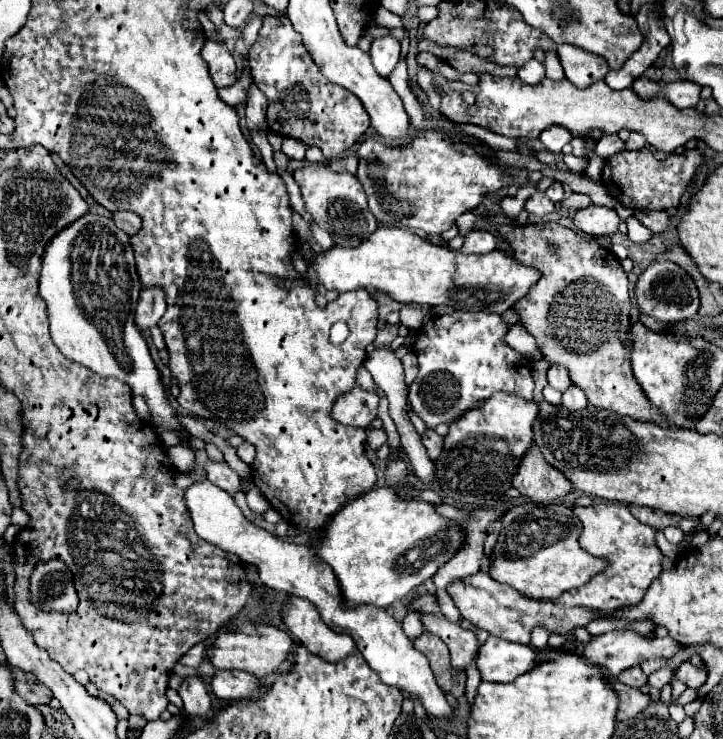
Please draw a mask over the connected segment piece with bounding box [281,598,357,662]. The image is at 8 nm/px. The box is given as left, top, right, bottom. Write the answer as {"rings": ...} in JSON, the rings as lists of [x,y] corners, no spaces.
{"rings":[[[289,598],[283,608],[283,622],[301,646],[311,654],[321,656],[327,662],[341,662],[343,658],[357,652],[355,640],[347,634],[331,630],[321,618],[315,606],[303,598]]]}

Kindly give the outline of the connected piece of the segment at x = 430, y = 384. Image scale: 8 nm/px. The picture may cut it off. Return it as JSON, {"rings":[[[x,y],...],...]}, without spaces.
{"rings":[[[457,310],[425,322],[413,344],[419,358],[419,374],[409,386],[409,394],[415,394],[415,402],[419,402],[415,412],[427,428],[435,428],[441,422],[455,422],[455,418],[501,390],[517,392],[527,400],[533,398],[531,362],[503,342],[505,332],[507,324],[499,314],[491,312]]]}

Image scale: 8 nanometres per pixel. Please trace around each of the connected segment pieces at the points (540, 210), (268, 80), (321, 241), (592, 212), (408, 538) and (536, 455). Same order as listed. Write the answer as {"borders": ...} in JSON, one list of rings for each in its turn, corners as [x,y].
{"borders":[[[[537,192],[535,196],[531,196],[531,198],[527,200],[525,210],[527,210],[529,214],[535,214],[535,216],[547,216],[547,214],[551,214],[551,212],[555,210],[555,204],[553,204],[549,198],[545,198],[541,192]]],[[[263,16],[263,28],[247,58],[253,82],[267,96],[267,122],[273,132],[321,148],[327,160],[339,158],[367,134],[369,116],[359,98],[323,78],[287,16]]],[[[311,224],[311,234],[313,234],[313,238],[315,238],[315,242],[317,242],[319,246],[323,246],[323,248],[331,248],[331,246],[333,246],[331,236],[329,236],[325,230],[321,230],[319,226]]],[[[587,206],[577,210],[577,214],[573,216],[573,224],[579,232],[589,234],[589,236],[609,236],[615,234],[619,230],[621,218],[615,210],[605,208],[605,206]]],[[[383,486],[345,504],[309,546],[333,568],[347,608],[359,604],[387,608],[431,578],[461,544],[463,538],[455,520],[439,516],[429,502],[401,500],[393,488]]],[[[535,446],[523,456],[523,462],[519,464],[519,470],[513,478],[513,488],[533,502],[549,504],[565,496],[573,486],[559,470],[555,470],[555,466],[543,458],[541,450]]]]}

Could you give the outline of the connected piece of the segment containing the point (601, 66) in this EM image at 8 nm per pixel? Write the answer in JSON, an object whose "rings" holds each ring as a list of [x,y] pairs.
{"rings":[[[559,46],[557,56],[565,70],[565,78],[579,88],[603,80],[609,72],[605,58],[599,58],[597,54],[587,54],[585,50],[579,50],[575,46]]]}

